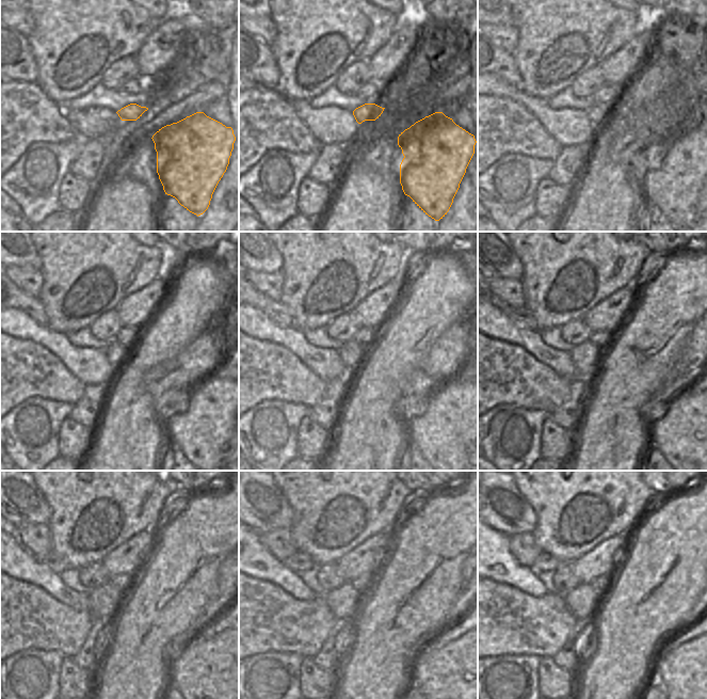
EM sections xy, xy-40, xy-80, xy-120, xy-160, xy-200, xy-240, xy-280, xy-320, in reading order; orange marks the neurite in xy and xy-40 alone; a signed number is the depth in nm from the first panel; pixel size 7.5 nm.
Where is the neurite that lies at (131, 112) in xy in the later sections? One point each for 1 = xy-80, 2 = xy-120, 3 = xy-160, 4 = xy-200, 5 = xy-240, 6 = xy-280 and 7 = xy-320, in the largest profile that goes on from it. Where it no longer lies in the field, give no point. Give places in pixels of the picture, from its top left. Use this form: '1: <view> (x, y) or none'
1: xy-80 (599, 113)
2: xy-120 (117, 354)
3: xy-160 (351, 353)
4: xy-200 (585, 356)
5: xy-240 (102, 601)
6: xy-280 (342, 601)
7: xy-320 (580, 601)

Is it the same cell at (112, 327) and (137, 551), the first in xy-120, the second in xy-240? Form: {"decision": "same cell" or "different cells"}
{"decision": "different cells"}

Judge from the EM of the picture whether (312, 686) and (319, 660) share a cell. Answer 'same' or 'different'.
different

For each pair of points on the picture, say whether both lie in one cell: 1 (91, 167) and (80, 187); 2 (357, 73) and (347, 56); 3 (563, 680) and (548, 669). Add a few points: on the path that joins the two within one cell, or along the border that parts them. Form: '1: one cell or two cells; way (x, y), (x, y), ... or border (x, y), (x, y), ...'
1: two cells; border (68, 172), (90, 183)
2: two cells; border (367, 60), (358, 60), (351, 64), (335, 82)
3: one cell; way (560, 680), (551, 672)

